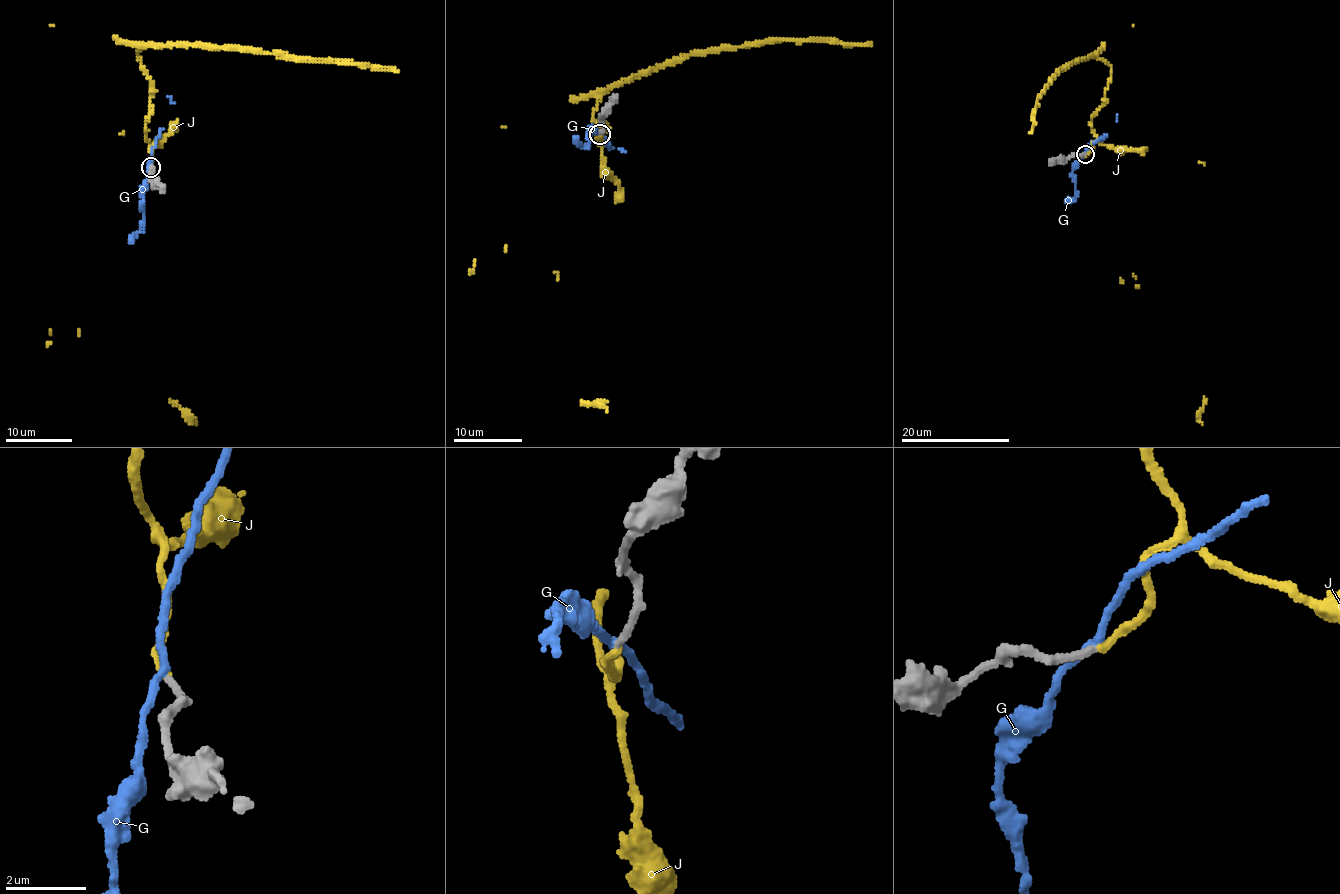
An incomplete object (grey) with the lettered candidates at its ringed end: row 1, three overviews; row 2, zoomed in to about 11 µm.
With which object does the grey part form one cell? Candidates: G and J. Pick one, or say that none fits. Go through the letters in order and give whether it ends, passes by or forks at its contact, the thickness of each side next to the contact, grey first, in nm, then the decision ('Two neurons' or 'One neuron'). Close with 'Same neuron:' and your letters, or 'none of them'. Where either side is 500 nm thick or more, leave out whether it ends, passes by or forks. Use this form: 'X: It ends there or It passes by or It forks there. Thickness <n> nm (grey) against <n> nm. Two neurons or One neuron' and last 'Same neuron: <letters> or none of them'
G: It passes by. Thickness 170 nm (grey) against 170 nm. Two neurons
J: It ends there. Thickness 170 nm (grey) against 180 nm. One neuron
Same neuron: J

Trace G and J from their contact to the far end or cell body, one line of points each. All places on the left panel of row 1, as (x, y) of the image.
G: (150, 167), (142, 198), (143, 228), (130, 241)
J: (150, 167), (149, 145), (158, 144), (174, 124), (121, 132), (170, 399), (196, 424)

